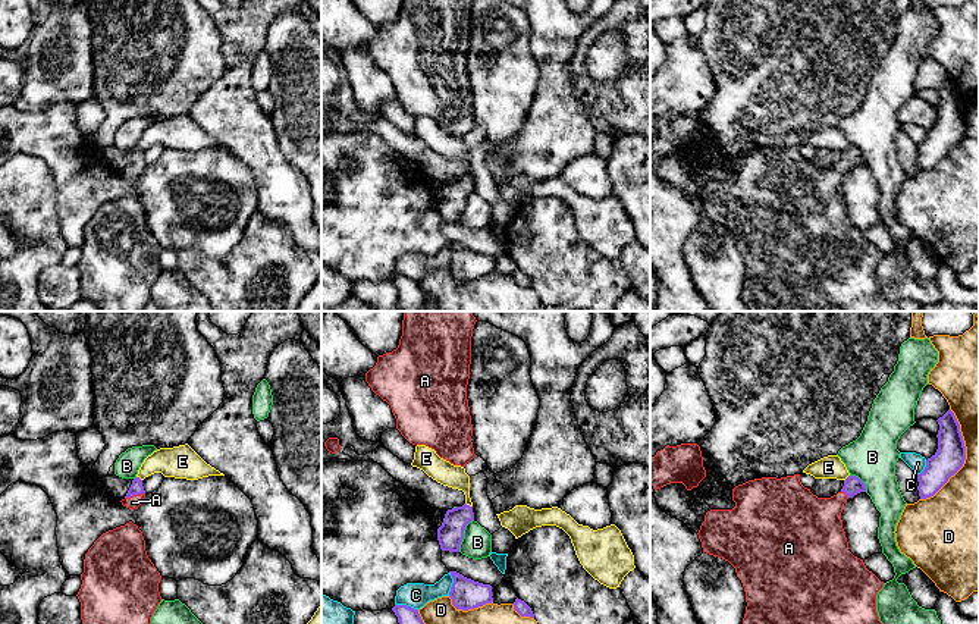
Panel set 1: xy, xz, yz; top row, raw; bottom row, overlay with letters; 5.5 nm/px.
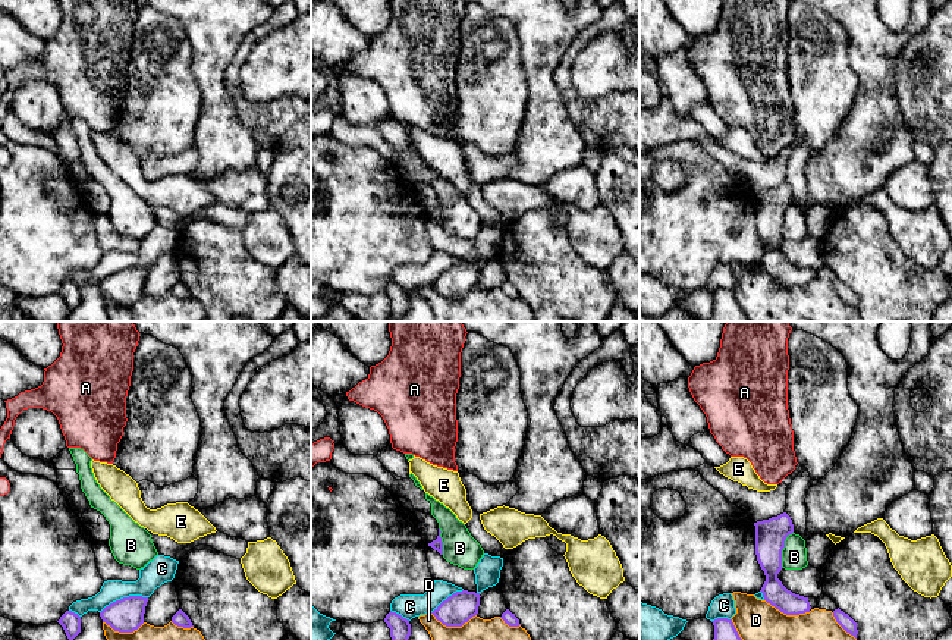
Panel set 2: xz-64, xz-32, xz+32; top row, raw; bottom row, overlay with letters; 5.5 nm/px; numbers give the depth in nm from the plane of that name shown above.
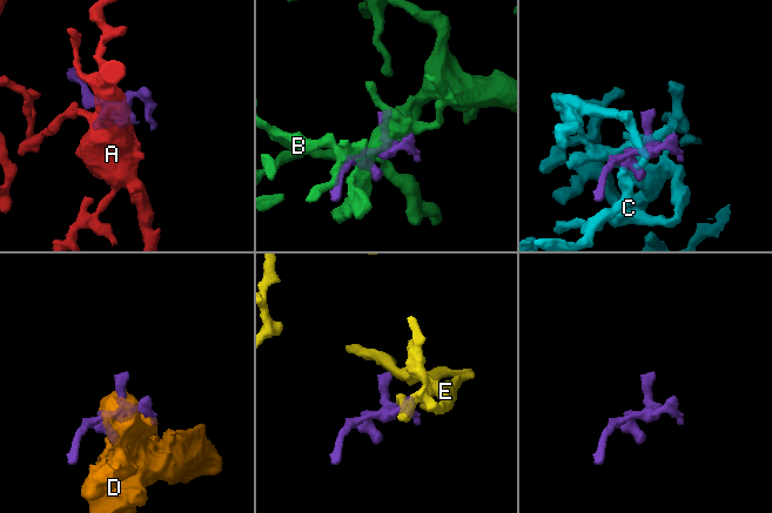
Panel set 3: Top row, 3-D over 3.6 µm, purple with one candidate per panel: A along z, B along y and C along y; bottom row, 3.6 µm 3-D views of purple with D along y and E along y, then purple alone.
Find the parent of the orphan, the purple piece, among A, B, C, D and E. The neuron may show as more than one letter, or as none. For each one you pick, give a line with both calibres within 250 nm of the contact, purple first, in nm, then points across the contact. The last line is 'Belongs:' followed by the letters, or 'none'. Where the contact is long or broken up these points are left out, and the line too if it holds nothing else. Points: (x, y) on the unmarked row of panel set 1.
A: Thickness 70 nm (purple) against 70 nm. Path across: xy (137, 159), (134, 165), (132, 173)
Belongs: A

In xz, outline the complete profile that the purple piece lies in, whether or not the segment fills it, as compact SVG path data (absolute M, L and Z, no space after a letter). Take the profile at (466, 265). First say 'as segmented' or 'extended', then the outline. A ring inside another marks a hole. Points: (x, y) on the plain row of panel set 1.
as segmented; M456 242L449 244L454 250L449 269L456 280L468 282L493 273L490 255L474 253Z

